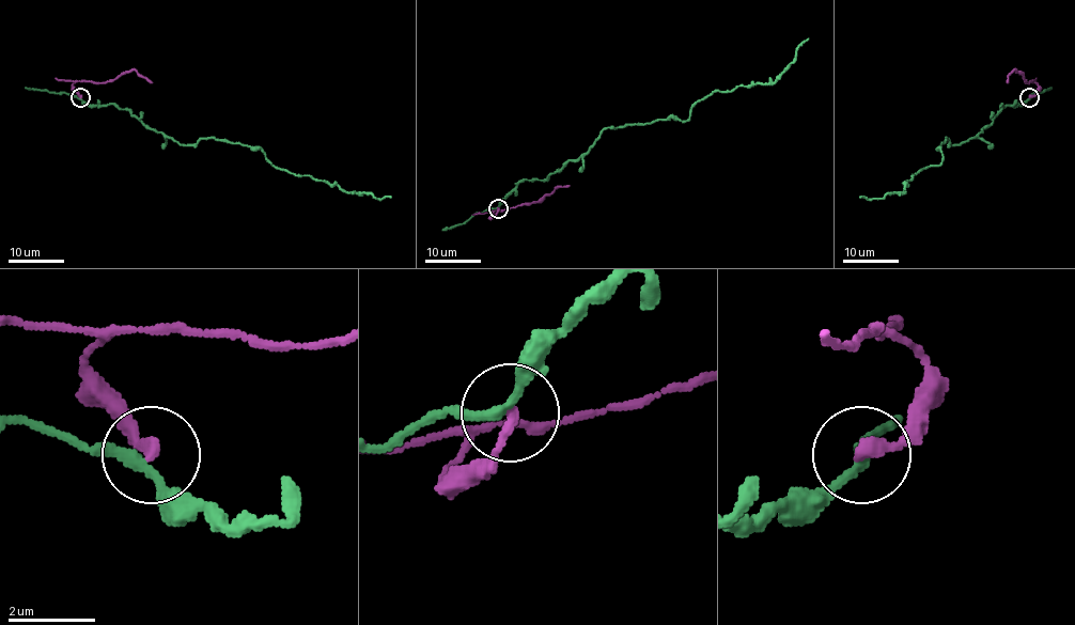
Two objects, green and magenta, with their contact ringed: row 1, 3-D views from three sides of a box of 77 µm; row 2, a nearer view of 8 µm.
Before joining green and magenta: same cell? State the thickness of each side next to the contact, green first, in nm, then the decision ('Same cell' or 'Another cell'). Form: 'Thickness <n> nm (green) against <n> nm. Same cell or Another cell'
Thickness 240 nm (green) against 280 nm. Another cell

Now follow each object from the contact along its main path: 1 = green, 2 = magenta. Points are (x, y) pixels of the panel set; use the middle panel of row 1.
1: (497, 208), (525, 180), (582, 157), (604, 129), (686, 121), (717, 90), (773, 83), (808, 38)
2: (498, 208), (489, 216), (496, 211), (539, 200), (560, 186), (570, 185)

